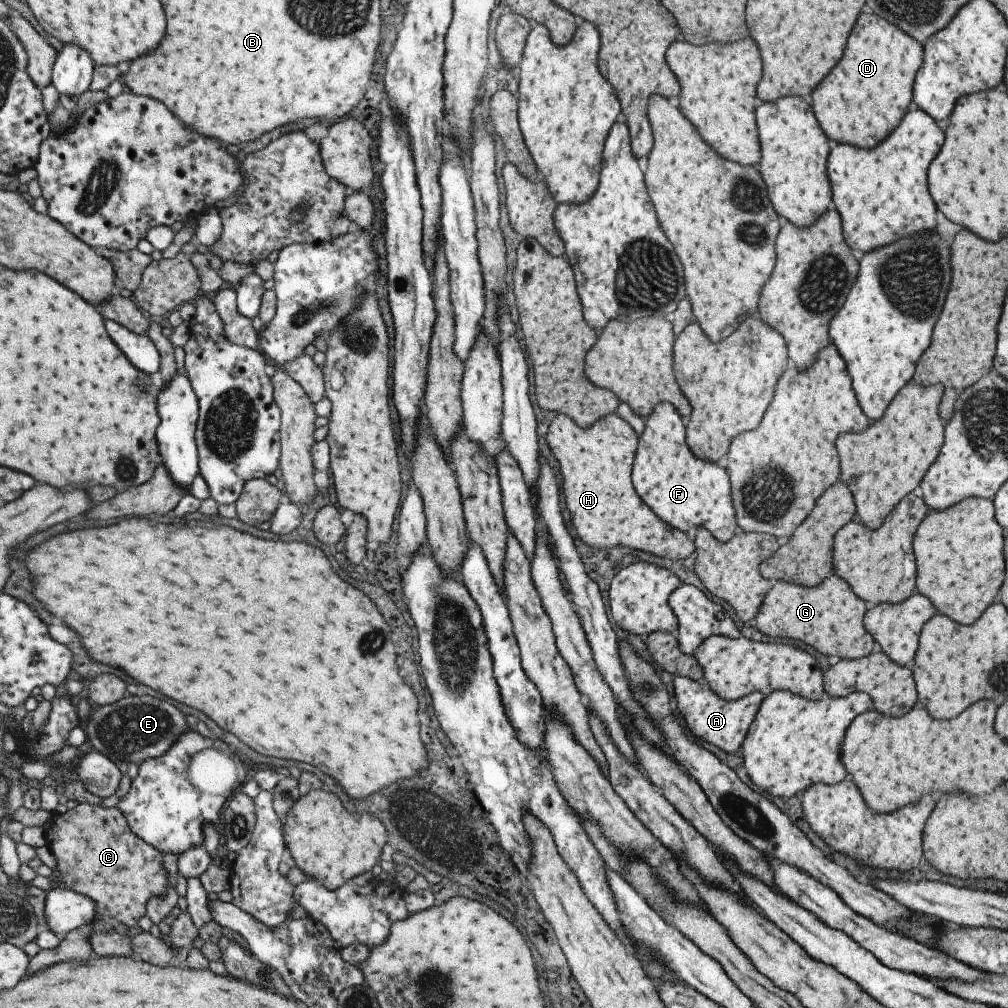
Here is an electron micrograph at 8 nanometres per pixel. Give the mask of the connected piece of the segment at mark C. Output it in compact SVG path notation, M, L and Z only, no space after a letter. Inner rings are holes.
M89 803L69 804L65 813L51 816L43 829L47 847L56 862L54 869L57 870L61 882L65 885L64 888L90 898L95 907L95 916L91 924L67 931L60 937L55 948L41 949L35 956L29 958L27 975L57 964L61 960L87 960L87 956L93 954L89 946L91 933L106 933L116 929L121 931L122 928L137 925L137 920L145 915L147 899L162 895L168 888L166 879L168 874L162 865L162 854L131 832L127 821L117 807L107 808Z

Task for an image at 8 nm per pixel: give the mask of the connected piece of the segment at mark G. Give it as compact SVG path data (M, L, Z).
M829 576L813 588L799 588L774 581L751 624L769 638L785 638L809 644L813 650L832 661L860 659L873 650L874 642L862 625L866 610L865 604L837 576Z

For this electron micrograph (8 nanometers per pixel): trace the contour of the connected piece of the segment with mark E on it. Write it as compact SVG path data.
M129 696L113 704L94 706L92 714L81 724L89 744L117 766L121 762L139 764L142 760L161 756L185 726L181 712L173 704L149 696Z

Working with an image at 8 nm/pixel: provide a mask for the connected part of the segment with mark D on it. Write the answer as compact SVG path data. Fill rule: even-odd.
M861 14L847 38L843 58L811 94L811 108L827 138L873 148L907 112L912 84L922 63L922 45L875 14Z

